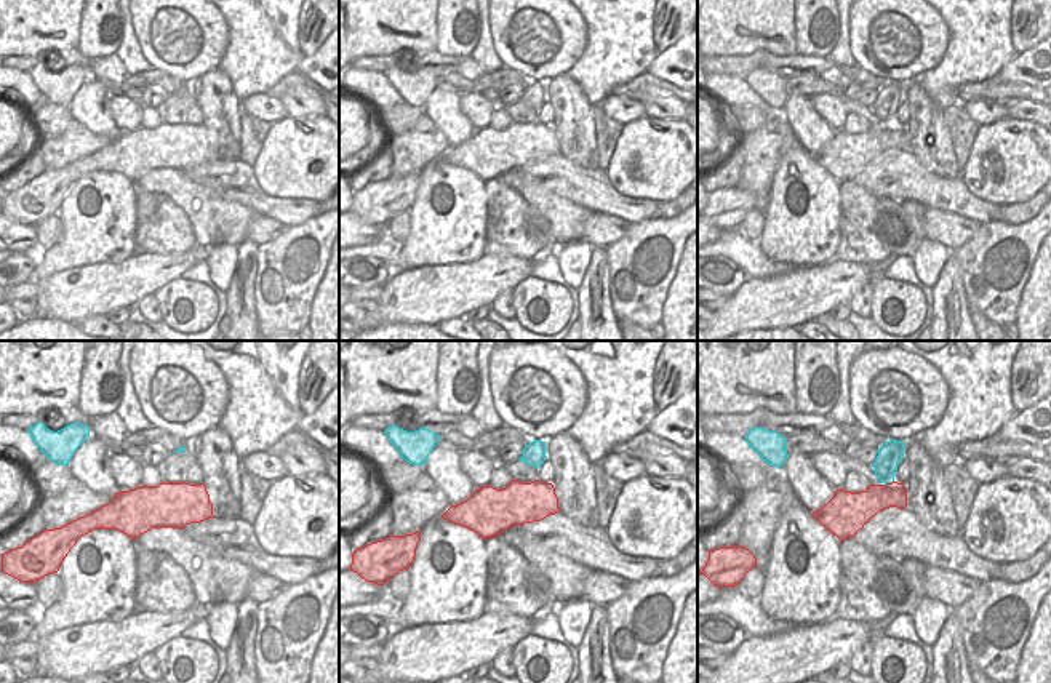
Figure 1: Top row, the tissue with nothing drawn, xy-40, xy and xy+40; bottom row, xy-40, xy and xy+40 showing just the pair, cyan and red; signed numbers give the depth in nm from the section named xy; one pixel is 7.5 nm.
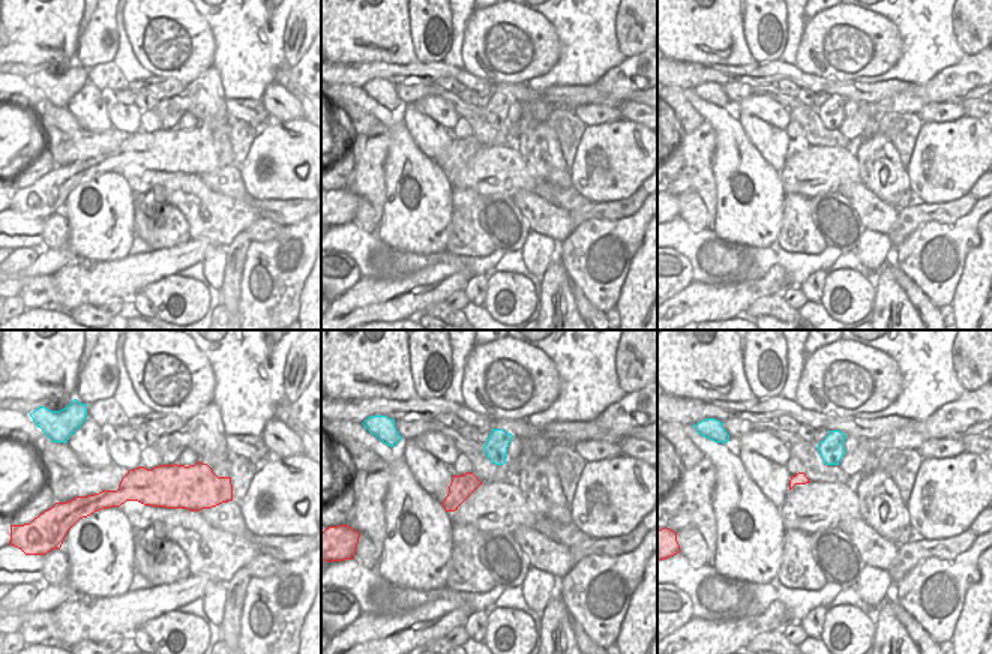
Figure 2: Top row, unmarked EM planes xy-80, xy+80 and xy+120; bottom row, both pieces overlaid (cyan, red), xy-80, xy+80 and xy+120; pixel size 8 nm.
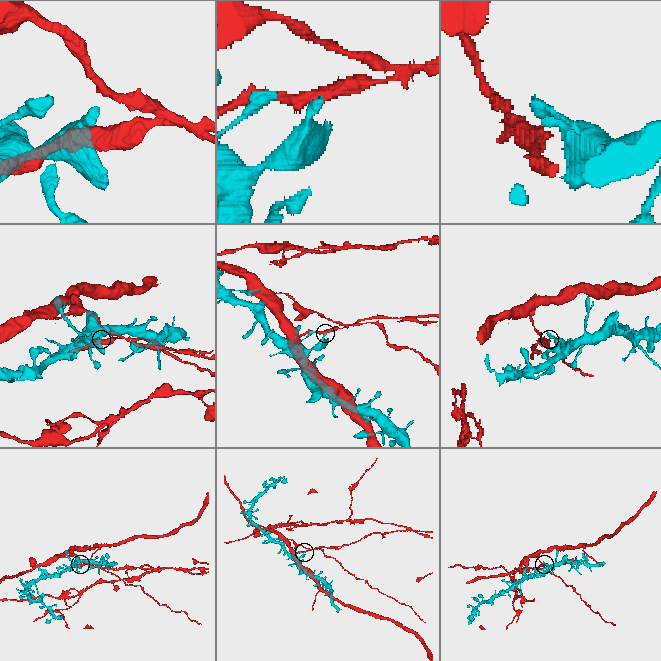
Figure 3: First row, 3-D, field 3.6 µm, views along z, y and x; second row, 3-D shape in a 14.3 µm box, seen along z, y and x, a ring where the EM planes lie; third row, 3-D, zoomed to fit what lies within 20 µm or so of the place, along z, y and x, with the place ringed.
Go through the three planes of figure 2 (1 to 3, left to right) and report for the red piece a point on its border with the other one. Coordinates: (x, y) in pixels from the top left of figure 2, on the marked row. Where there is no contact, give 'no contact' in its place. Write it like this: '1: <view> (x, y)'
1: no contact
2: no contact
3: no contact

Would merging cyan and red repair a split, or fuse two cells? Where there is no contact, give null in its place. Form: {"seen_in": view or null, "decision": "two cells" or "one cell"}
{"seen_in": "xy+40", "decision": "two cells"}

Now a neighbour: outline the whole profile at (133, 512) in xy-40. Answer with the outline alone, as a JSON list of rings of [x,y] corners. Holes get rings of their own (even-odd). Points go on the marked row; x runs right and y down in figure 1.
[[[160,483],[158,486],[138,486],[130,491],[120,491],[114,499],[101,509],[80,517],[62,528],[45,529],[38,536],[27,541],[22,547],[16,547],[2,553],[2,571],[21,582],[37,582],[48,574],[58,573],[64,558],[77,541],[94,529],[117,529],[133,541],[152,528],[179,528],[184,529],[190,523],[200,523],[213,515],[213,504],[203,483]]]

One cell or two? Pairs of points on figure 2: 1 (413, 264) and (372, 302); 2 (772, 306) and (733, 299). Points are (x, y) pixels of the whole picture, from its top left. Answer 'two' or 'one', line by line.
1: two
2: two

